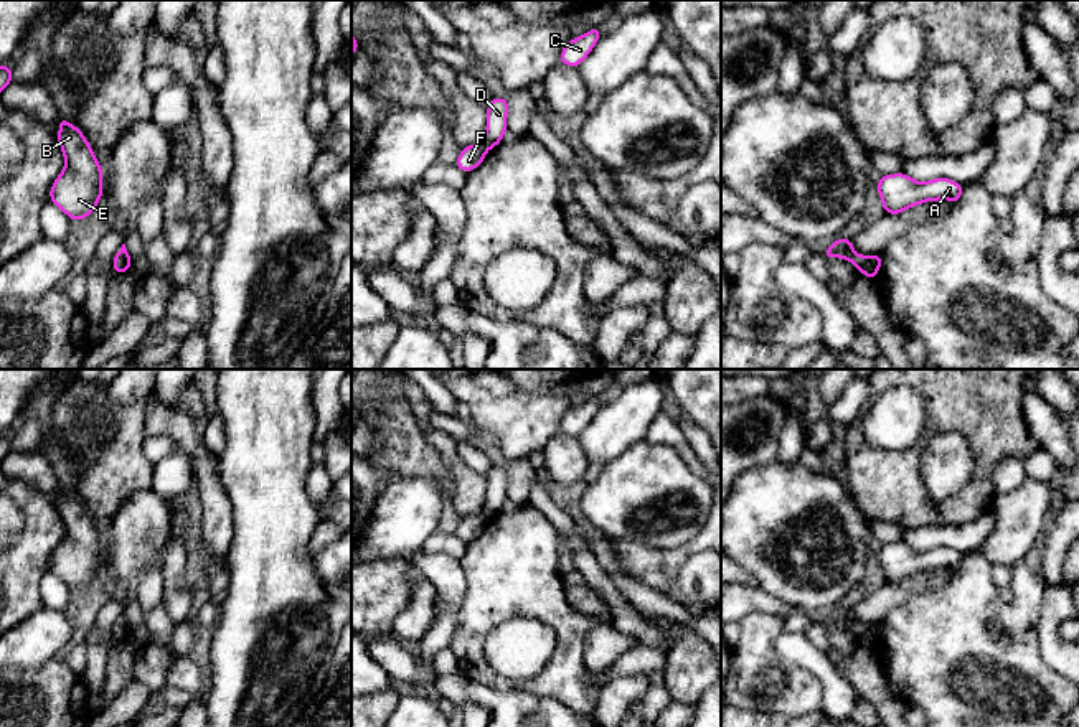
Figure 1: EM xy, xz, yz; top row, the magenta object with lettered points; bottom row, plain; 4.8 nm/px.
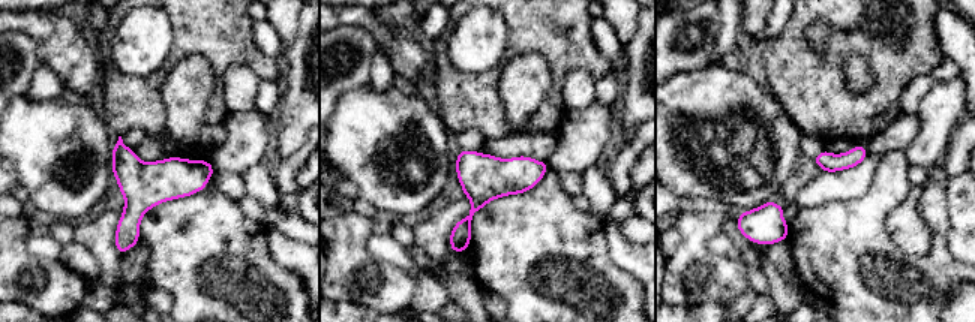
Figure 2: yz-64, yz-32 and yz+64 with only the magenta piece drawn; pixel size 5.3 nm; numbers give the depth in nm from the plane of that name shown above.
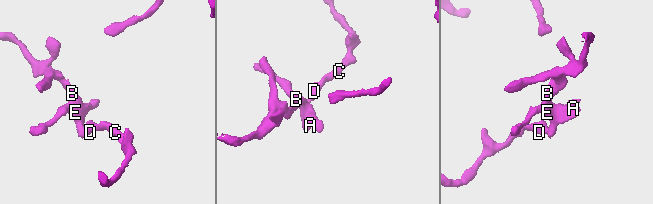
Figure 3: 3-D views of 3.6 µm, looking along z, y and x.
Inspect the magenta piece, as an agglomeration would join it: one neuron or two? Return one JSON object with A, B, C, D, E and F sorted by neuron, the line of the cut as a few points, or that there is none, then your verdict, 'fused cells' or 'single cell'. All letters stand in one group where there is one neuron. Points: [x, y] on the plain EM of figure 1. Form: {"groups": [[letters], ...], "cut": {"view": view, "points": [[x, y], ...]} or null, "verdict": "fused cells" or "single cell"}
{"groups": [["A", "B", "E", "F"], ["C", "D"]], "cut": {"view": "yz", "points": [[868, 627], [863, 642]]}, "verdict": "fused cells"}

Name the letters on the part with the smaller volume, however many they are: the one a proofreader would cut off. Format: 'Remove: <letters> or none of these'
Remove: A, B, E, F

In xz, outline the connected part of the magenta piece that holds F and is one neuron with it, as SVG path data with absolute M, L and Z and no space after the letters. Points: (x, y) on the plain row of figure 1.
M483 513L465 514L455 529L455 536L465 542L470 542L480 536L487 526L487 516Z

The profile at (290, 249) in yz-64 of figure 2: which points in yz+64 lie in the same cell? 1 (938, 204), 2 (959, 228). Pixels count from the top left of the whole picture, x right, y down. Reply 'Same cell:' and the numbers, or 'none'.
Same cell: 2

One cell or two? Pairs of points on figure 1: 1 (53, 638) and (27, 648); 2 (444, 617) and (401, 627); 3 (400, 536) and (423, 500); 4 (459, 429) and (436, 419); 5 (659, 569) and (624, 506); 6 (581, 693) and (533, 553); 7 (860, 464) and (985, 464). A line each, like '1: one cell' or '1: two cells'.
1: one cell
2: two cells
3: one cell
4: one cell
5: two cells
6: one cell
7: one cell

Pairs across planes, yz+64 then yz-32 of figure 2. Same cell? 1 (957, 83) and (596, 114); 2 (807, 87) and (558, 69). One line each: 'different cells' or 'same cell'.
1: same cell
2: same cell

